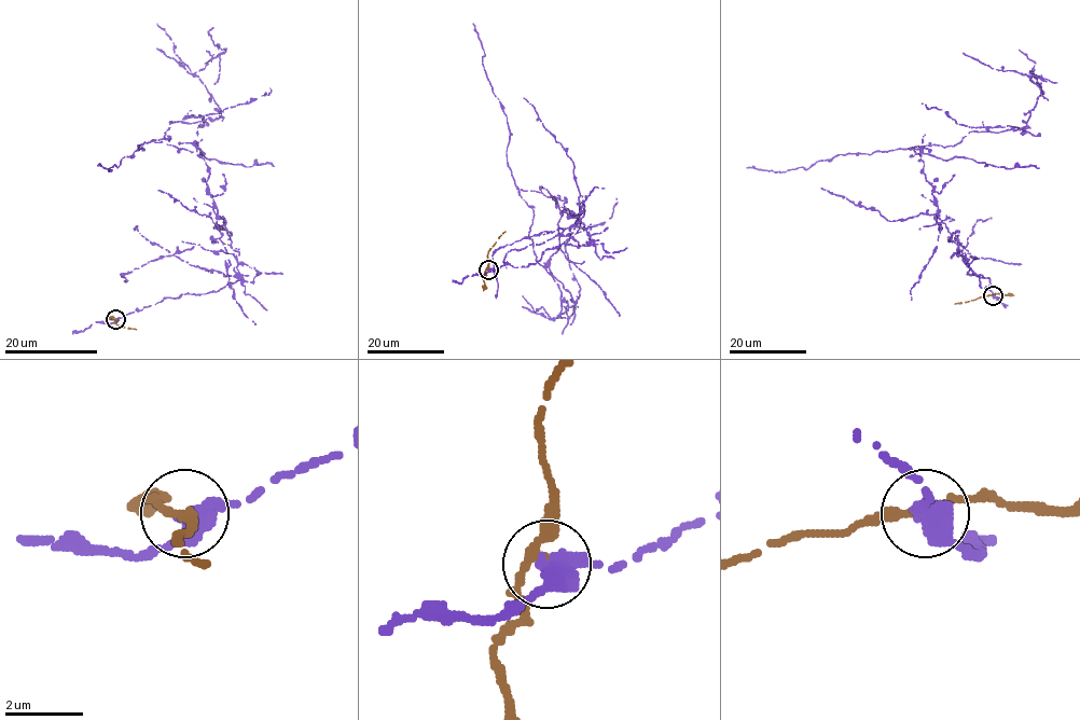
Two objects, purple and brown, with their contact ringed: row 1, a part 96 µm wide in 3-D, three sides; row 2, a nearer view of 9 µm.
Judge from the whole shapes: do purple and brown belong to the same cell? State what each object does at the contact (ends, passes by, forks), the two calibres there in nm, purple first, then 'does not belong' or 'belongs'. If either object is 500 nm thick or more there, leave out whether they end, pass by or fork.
650/220 nm | does not belong

